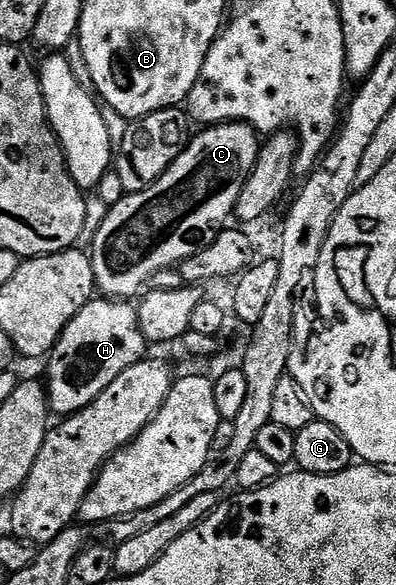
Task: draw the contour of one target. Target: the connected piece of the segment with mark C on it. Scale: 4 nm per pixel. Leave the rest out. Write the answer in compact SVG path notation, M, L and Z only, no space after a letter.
M223 122L220 126L200 129L154 184L145 190L127 192L119 203L110 207L89 249L98 293L112 300L134 299L154 274L178 267L189 256L201 252L201 248L213 244L224 229L223 221L234 215L237 196L241 196L241 188L245 188L257 164L260 145L260 135L247 122Z

